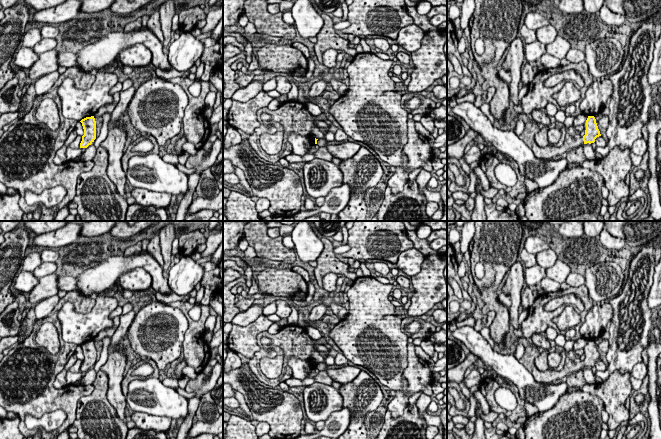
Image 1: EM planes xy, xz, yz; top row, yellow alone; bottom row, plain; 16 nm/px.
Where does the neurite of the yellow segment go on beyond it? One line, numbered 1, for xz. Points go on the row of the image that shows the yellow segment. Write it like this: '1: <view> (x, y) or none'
1: none

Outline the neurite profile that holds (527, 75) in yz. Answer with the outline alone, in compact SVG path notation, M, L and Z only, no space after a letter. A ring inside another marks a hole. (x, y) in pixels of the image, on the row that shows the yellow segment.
M527 62L525 67L522 69L521 80L525 85L529 85L534 77L533 64Z

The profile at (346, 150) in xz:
M344 142L339 145L326 145L326 148L333 157L340 160L347 160L353 157L361 146L353 142Z

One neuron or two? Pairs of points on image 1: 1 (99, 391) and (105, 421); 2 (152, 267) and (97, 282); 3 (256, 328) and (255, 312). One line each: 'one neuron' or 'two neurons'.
1: one neuron
2: one neuron
3: two neurons

